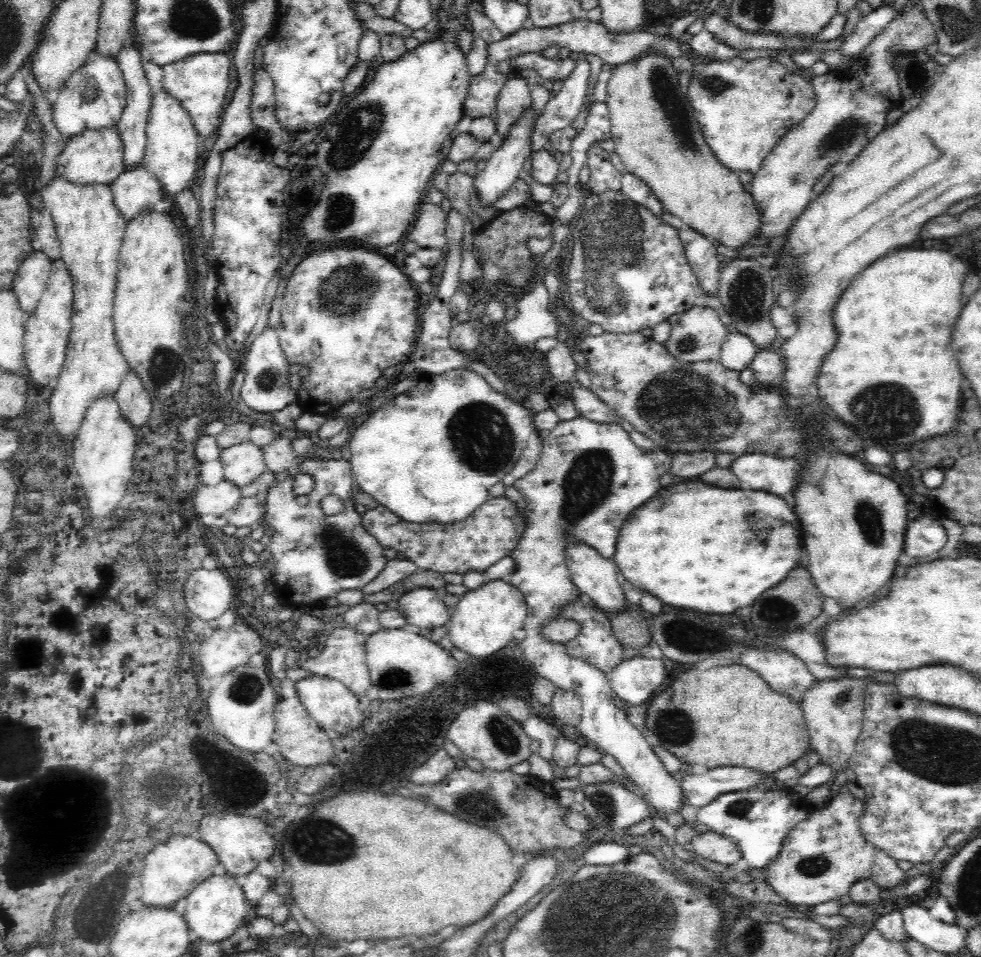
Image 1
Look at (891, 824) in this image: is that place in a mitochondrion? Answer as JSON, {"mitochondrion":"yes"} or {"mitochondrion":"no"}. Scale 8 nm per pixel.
{"mitochondrion":"no"}

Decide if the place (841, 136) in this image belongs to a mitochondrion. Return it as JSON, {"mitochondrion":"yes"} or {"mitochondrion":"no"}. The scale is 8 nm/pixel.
{"mitochondrion":"yes"}

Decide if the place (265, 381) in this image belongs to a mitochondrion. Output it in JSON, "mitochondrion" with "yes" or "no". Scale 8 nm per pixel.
{"mitochondrion":"yes"}

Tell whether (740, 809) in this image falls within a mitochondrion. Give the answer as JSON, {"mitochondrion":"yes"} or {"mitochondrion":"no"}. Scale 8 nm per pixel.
{"mitochondrion":"yes"}

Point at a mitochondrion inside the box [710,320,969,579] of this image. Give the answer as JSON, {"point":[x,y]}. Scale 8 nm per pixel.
{"point":[877,412]}

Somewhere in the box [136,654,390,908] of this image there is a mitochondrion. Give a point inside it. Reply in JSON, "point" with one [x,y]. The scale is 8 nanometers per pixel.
{"point":[314,842]}

